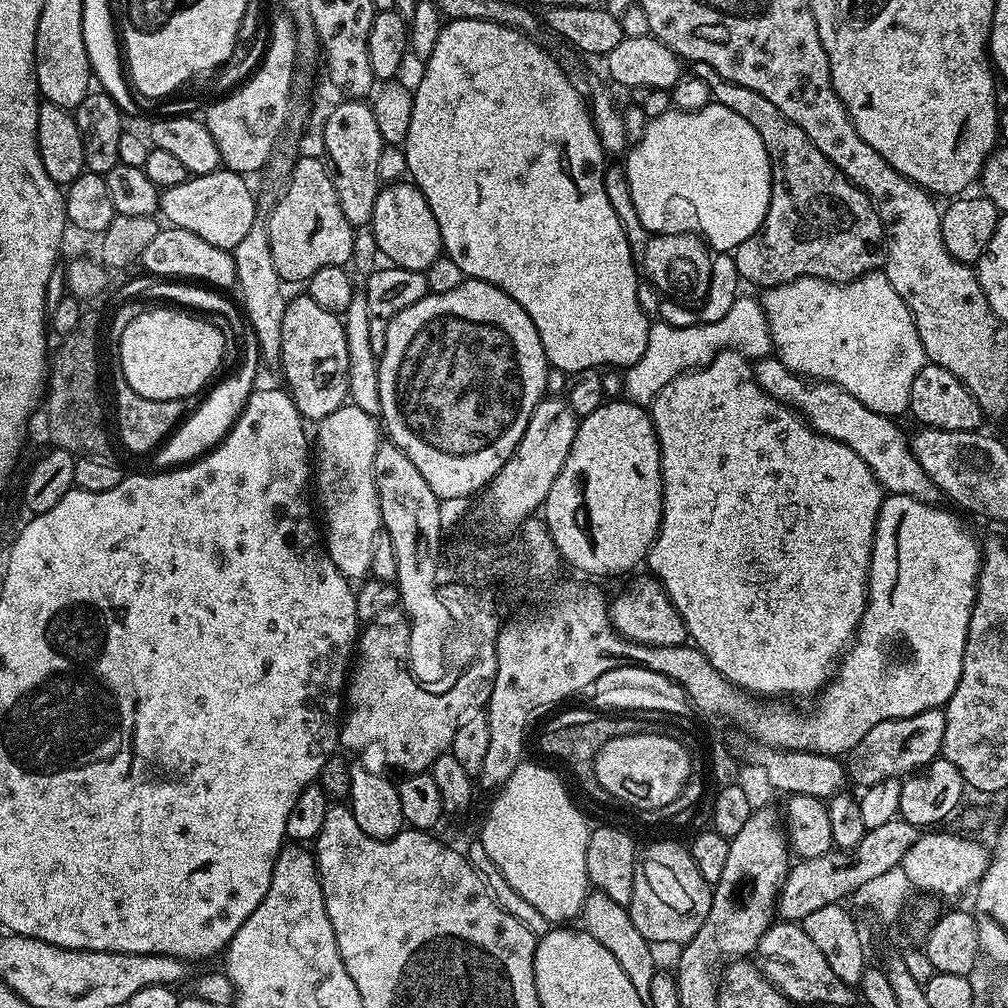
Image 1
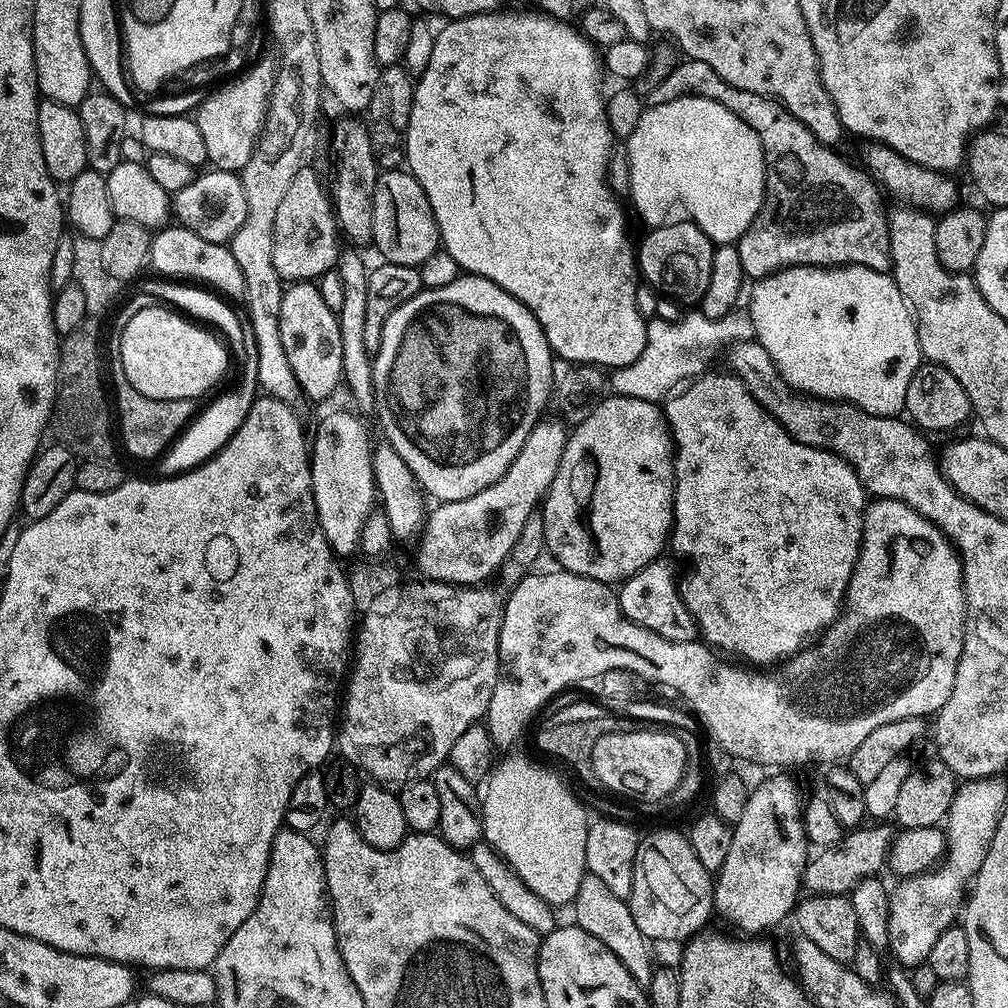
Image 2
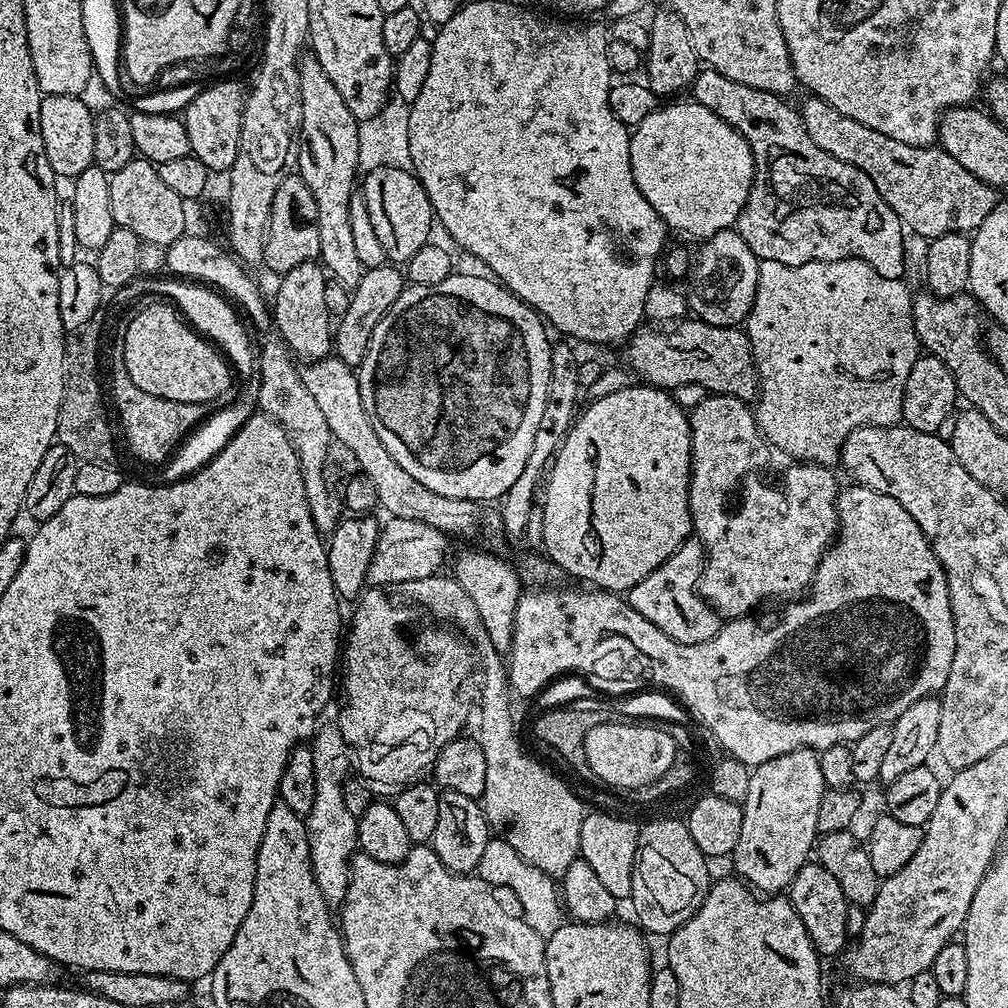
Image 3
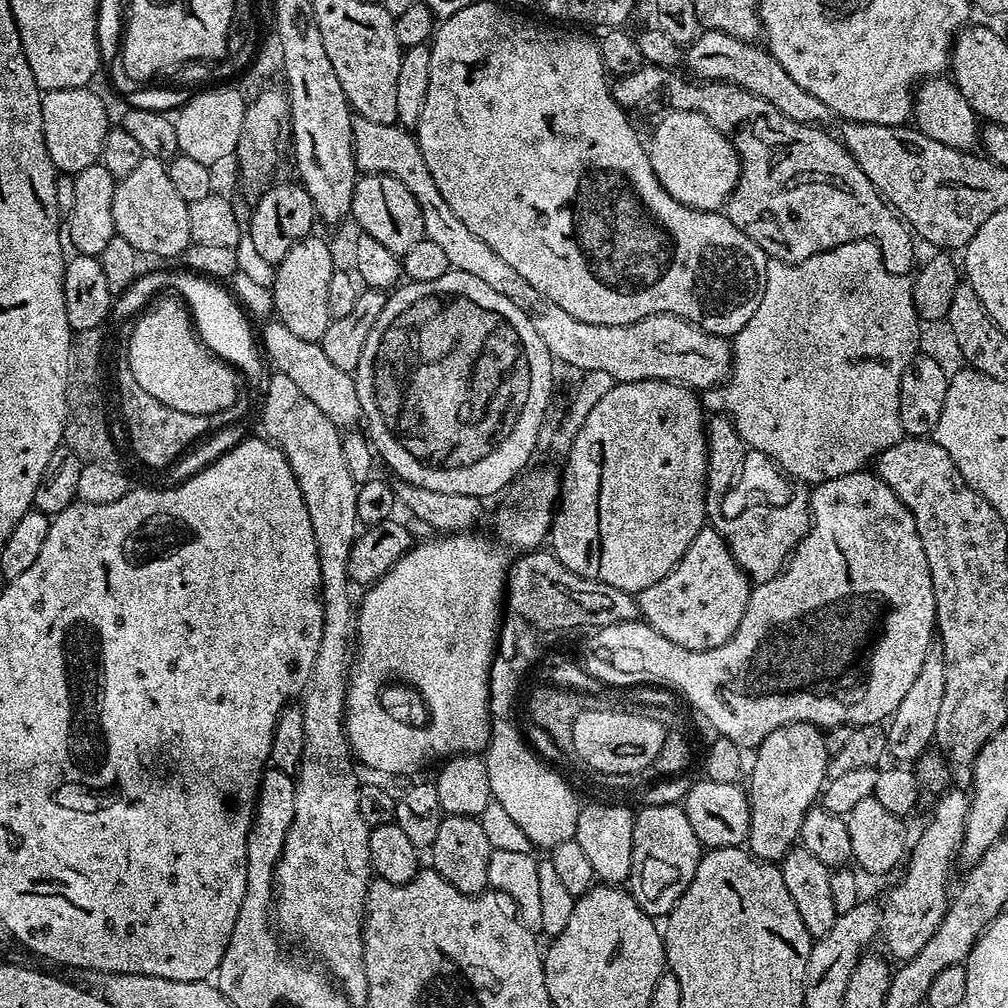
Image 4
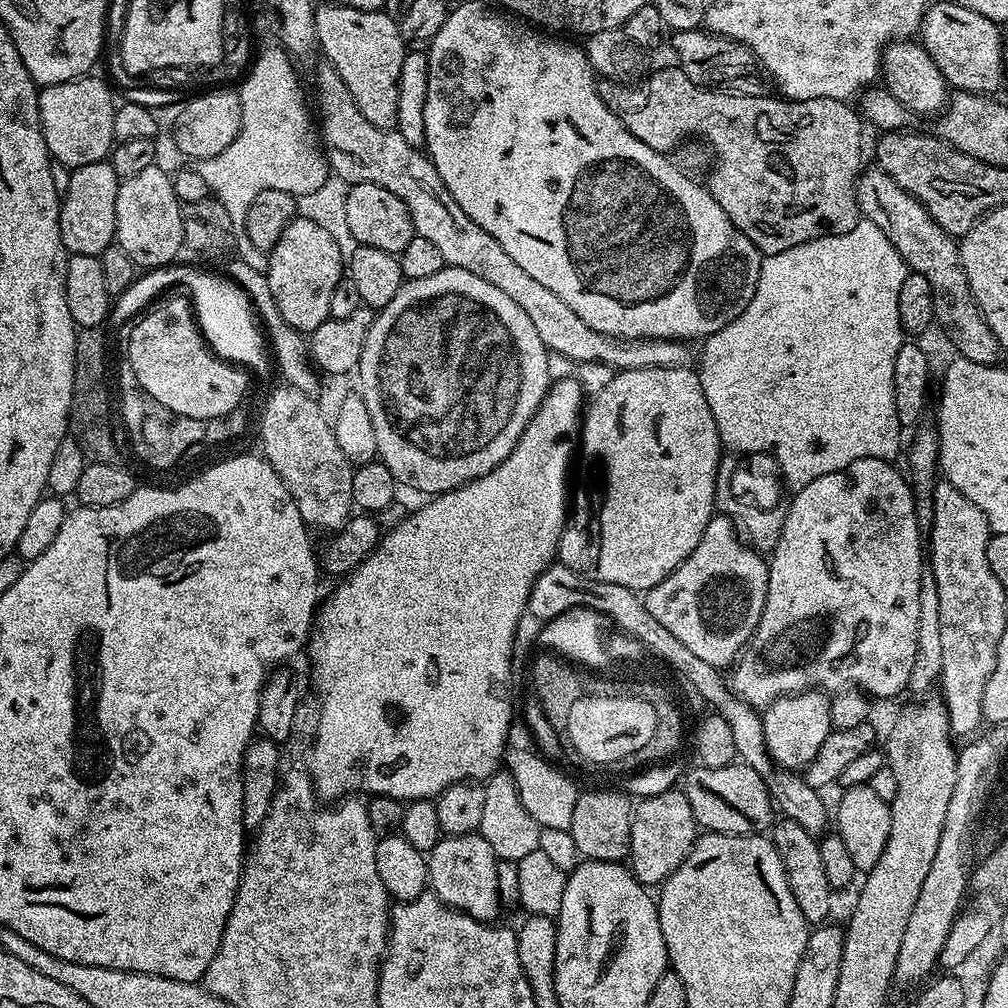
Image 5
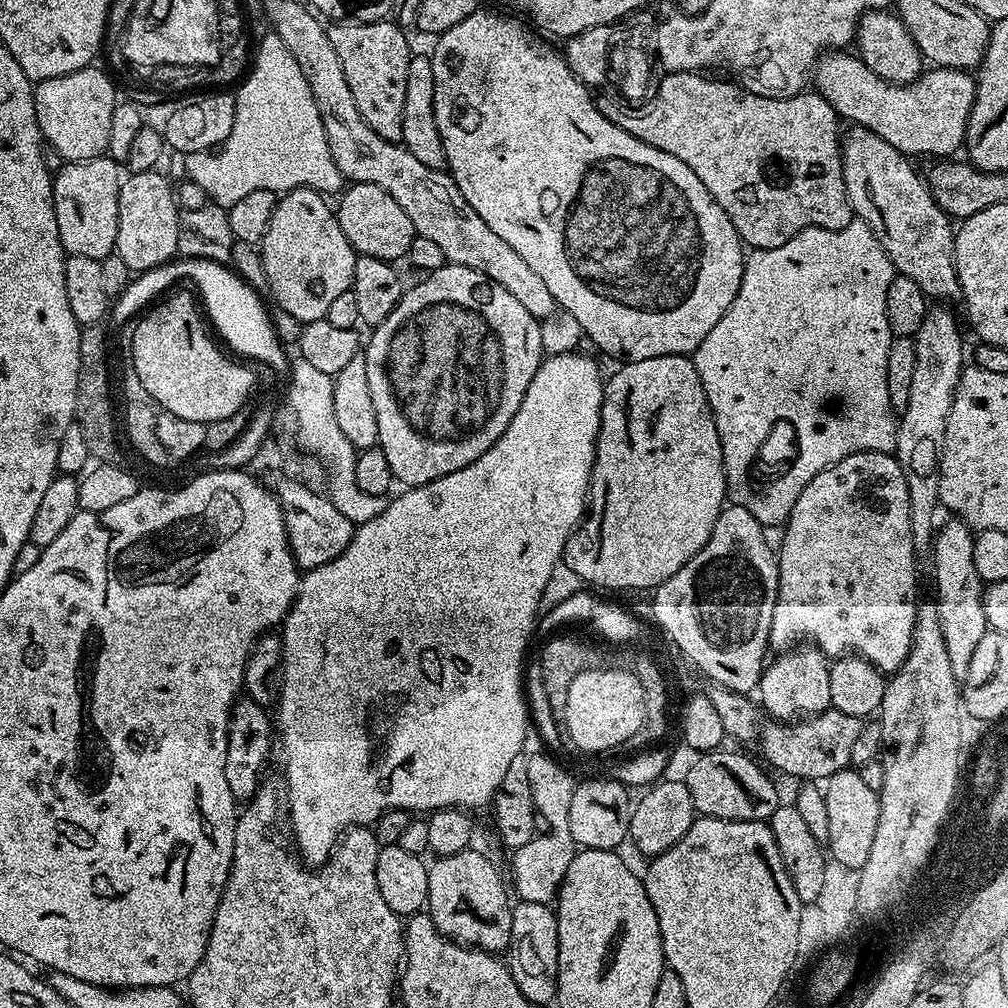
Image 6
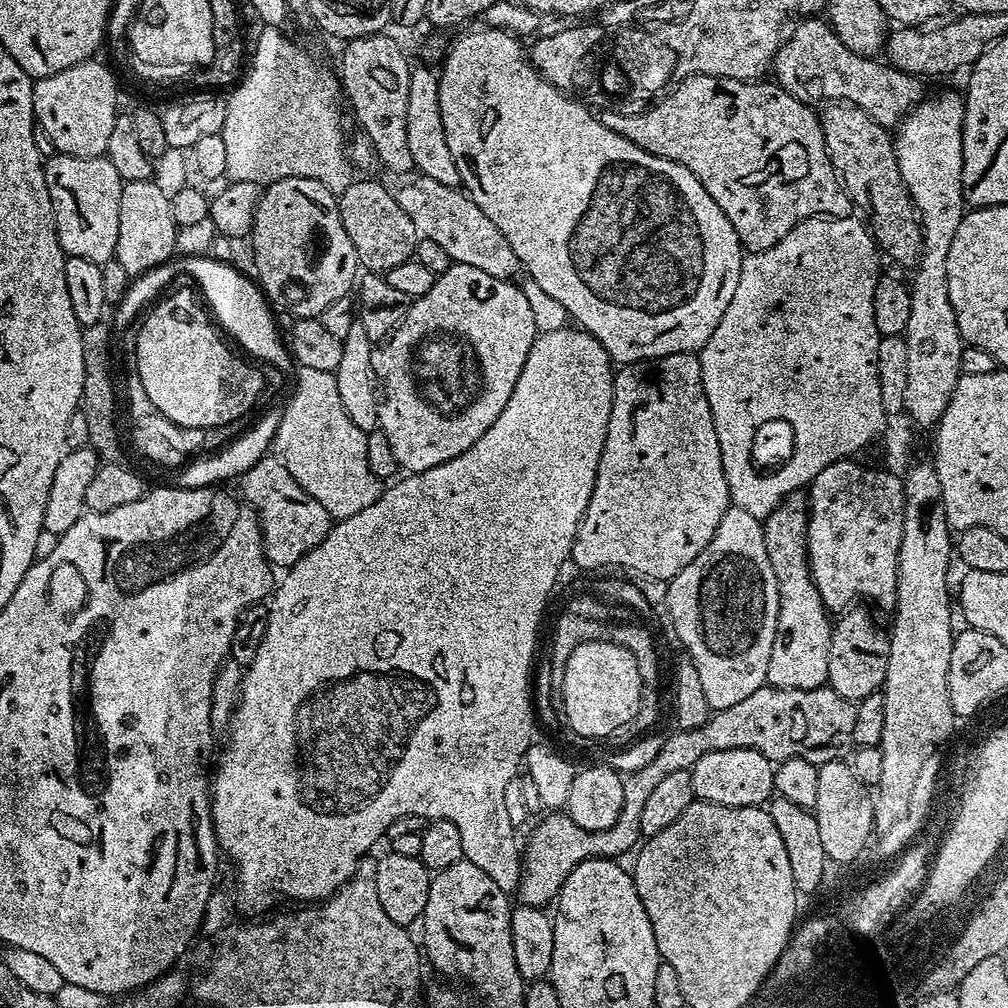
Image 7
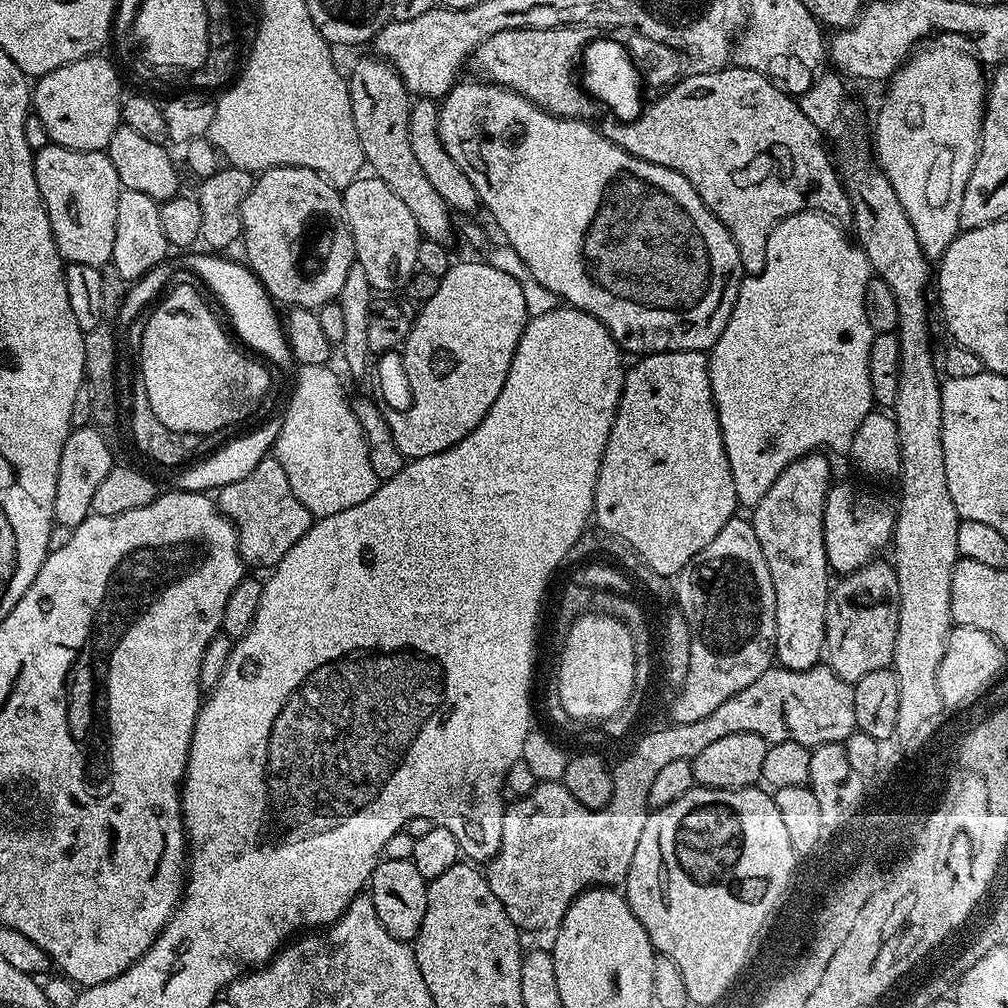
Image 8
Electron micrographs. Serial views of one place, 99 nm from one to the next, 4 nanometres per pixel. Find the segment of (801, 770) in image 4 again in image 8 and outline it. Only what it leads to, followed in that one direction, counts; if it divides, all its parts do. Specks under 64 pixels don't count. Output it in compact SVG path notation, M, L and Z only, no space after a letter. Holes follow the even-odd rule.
M824 454L800 456L786 470L774 478L774 486L762 494L762 498L751 509L750 519L754 534L758 534L758 546L766 566L770 566L770 582L774 582L774 602L776 603L776 647L774 660L779 667L790 670L815 668L824 656L824 627L826 626L826 606L830 591L830 569L824 545L824 511L828 490L834 483L832 464Z

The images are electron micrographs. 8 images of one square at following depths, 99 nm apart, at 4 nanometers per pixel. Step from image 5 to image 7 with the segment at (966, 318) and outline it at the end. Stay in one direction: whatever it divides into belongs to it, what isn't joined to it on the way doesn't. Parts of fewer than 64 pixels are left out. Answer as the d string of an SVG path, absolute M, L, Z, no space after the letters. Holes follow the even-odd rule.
M828 102L819 109L820 125L826 142L826 150L830 162L836 171L836 177L840 179L840 185L844 192L852 199L857 209L865 208L872 215L870 219L870 231L872 239L876 241L879 251L885 257L897 260L900 264L915 265L920 258L920 252L924 249L924 232L920 229L918 213L914 202L908 193L908 187L902 182L902 174L898 170L898 158L896 157L896 145L889 129L884 128L866 110L862 110L853 104L843 102Z

